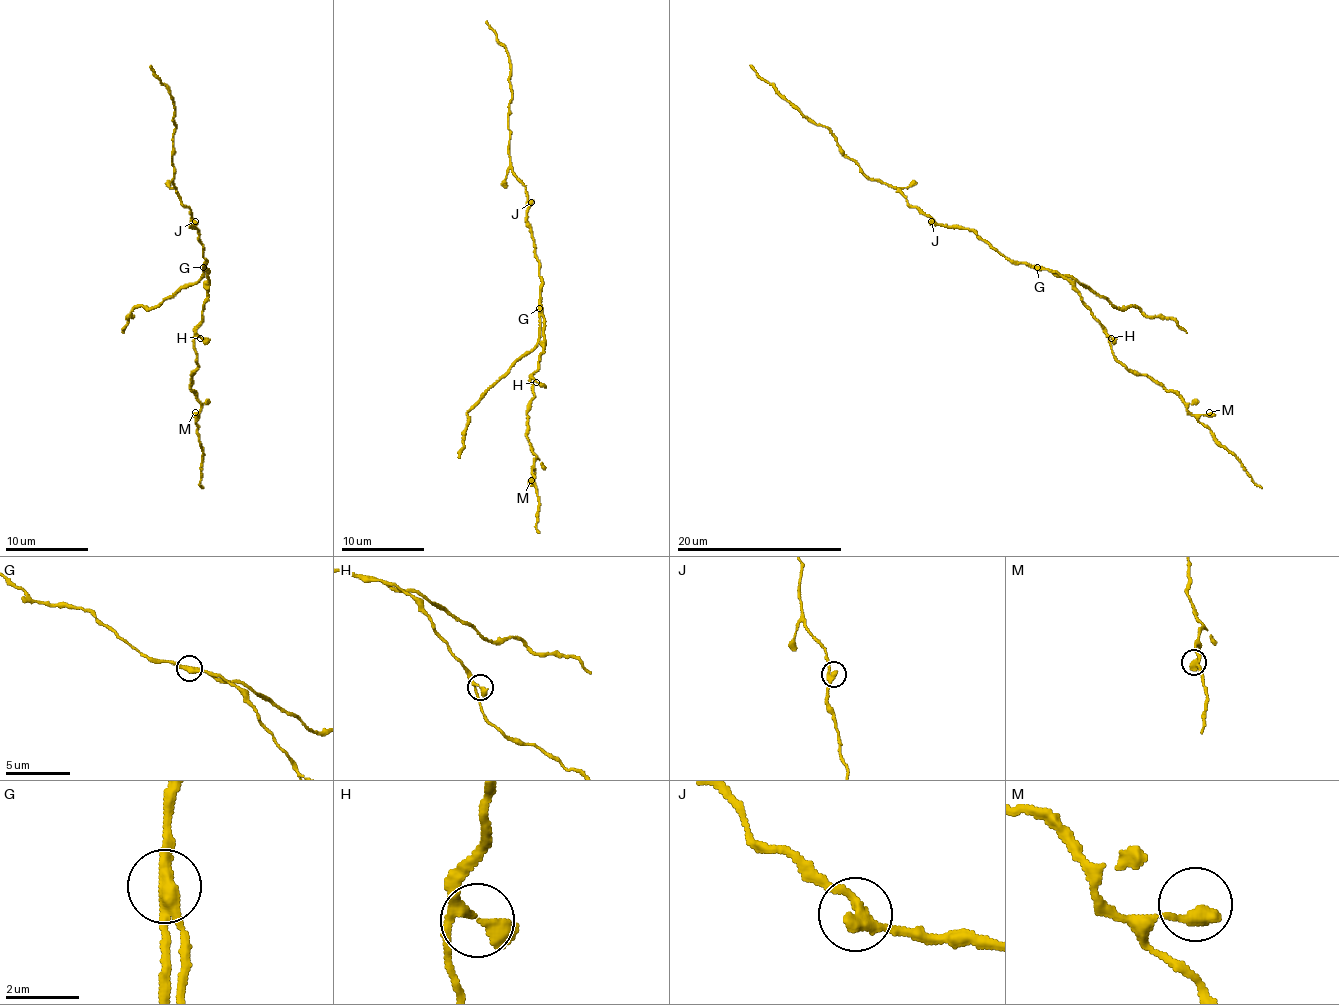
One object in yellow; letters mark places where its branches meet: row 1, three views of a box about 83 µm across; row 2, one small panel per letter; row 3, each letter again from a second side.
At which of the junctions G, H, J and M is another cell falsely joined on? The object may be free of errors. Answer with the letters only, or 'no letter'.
G

